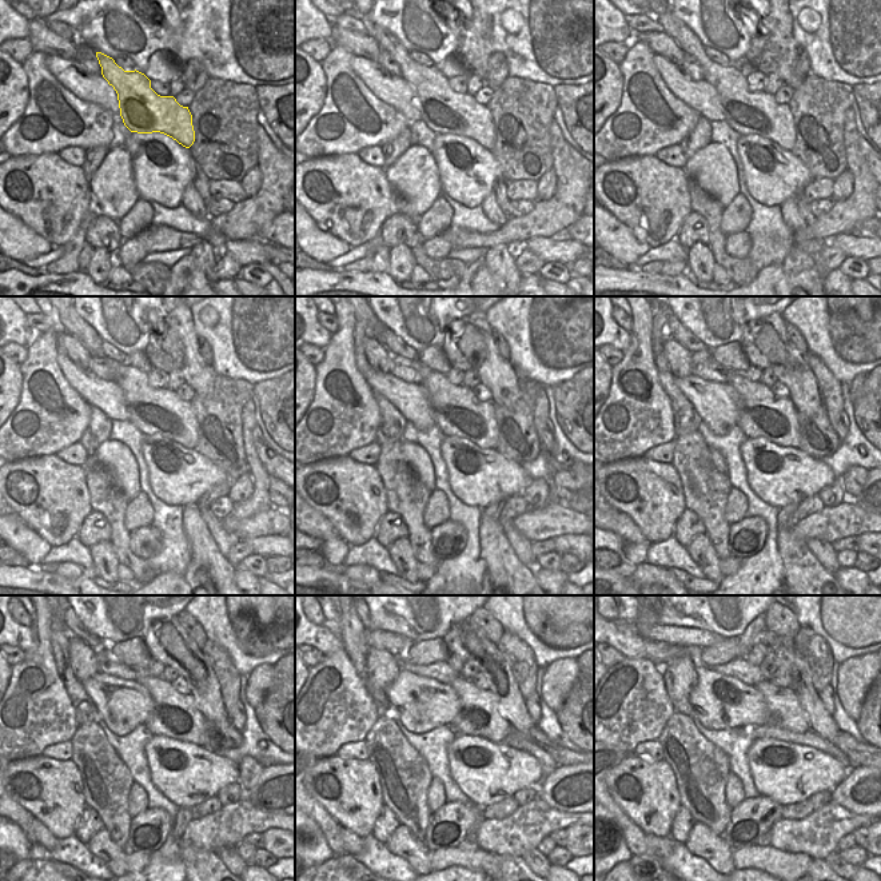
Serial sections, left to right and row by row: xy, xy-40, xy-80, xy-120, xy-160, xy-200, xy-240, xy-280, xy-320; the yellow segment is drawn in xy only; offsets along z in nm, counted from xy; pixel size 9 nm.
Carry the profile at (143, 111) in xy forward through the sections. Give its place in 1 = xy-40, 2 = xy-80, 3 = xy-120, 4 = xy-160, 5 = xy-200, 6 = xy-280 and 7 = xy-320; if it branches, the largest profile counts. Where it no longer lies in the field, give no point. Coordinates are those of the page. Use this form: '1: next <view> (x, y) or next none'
1: next xy-40 (445, 111)
2: next xy-80 (748, 112)
3: next xy-120 (154, 411)
4: next xy-160 (457, 411)
5: next xy-200 (764, 415)
6: next xy-280 (478, 717)
7: next xy-320 (784, 709)

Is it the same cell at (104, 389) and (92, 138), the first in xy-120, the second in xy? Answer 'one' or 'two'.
two

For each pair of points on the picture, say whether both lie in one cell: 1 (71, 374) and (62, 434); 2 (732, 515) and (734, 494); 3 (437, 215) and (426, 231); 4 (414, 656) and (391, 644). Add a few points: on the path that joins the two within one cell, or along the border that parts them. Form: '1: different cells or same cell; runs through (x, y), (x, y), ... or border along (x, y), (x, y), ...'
1: different cells; border along (58, 355), (56, 363), (66, 381), (92, 406)
2: same cell; runs through (734, 510), (734, 499)
3: same cell; runs through (435, 219), (427, 227)
4: different cells; border along (413, 642), (401, 656)

